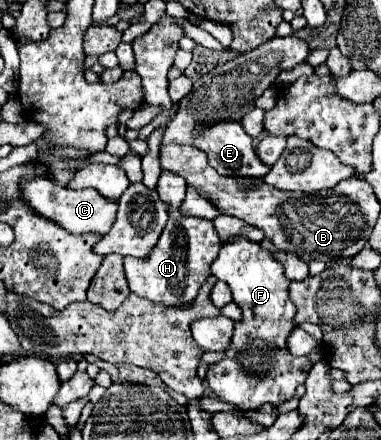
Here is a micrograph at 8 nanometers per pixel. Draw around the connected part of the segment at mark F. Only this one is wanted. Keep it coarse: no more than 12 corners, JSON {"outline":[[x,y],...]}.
{"outline":[[258,242],[222,244],[212,274],[244,314],[212,394],[242,410],[290,400],[312,364],[286,348],[296,306]]}

